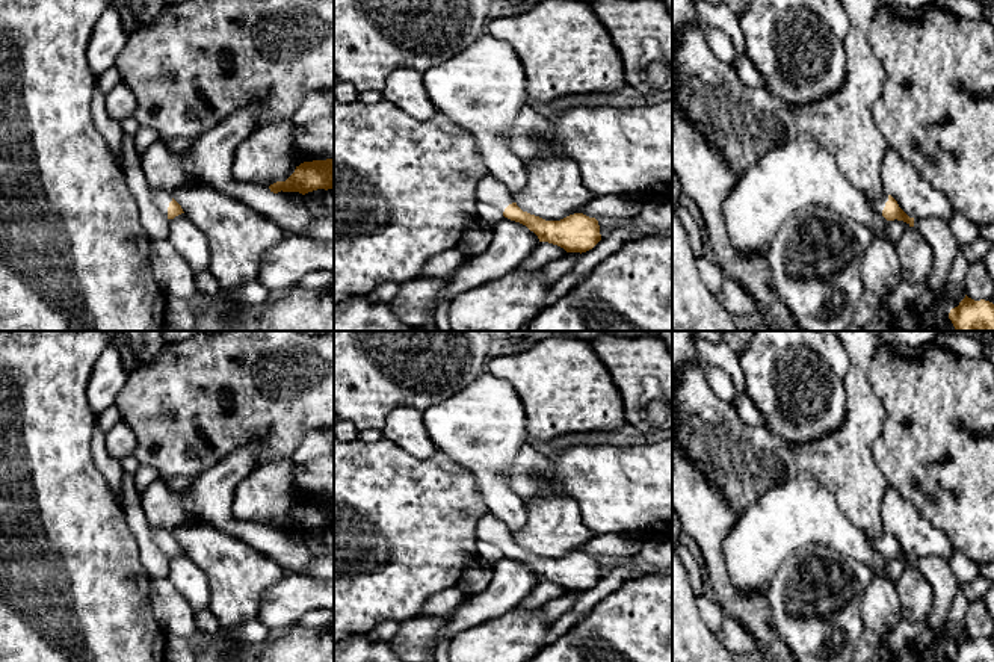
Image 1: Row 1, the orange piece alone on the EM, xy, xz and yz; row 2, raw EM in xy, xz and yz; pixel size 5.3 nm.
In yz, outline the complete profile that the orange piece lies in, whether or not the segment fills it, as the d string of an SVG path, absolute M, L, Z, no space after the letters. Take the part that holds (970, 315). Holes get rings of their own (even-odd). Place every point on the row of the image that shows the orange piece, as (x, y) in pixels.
M965 295L959 305L950 310L949 319L956 331L994 331L994 304Z

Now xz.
M491 174L477 181L476 196L479 201L497 207L505 218L526 225L538 236L539 242L557 245L566 252L586 252L601 240L595 218L574 213L560 221L545 221L523 212L508 187Z

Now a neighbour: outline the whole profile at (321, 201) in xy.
M317 189L304 195L308 212L320 218L334 212L334 192L331 189Z

